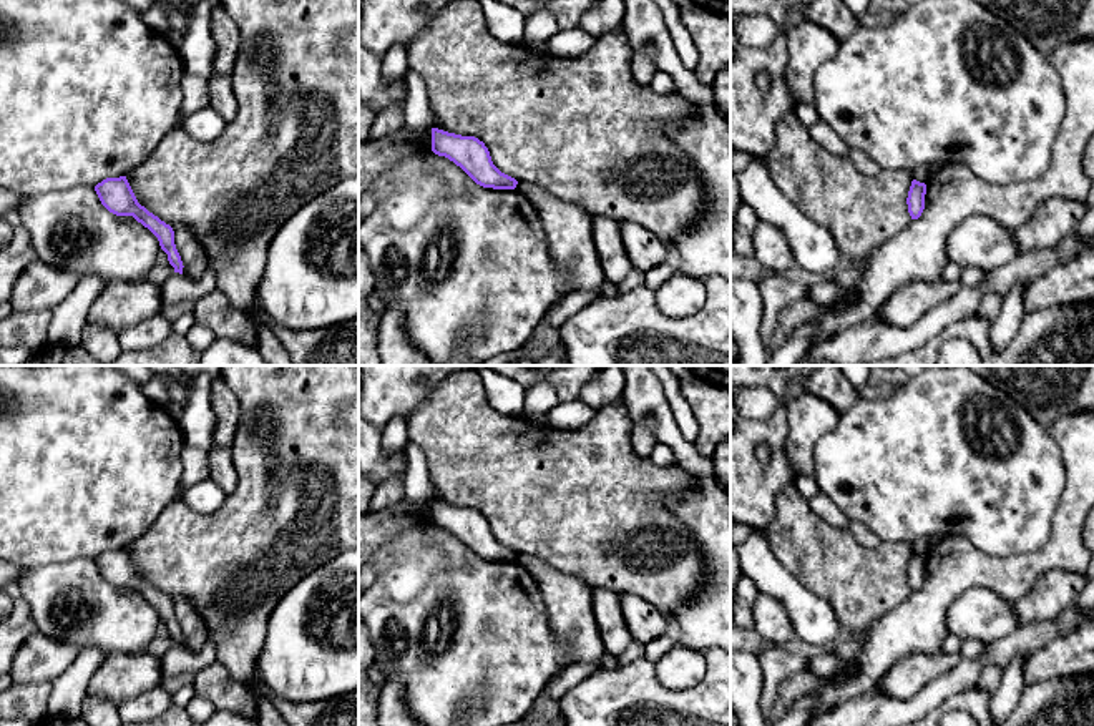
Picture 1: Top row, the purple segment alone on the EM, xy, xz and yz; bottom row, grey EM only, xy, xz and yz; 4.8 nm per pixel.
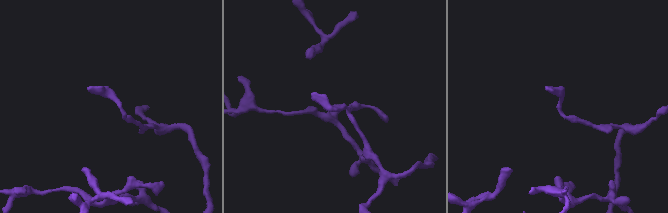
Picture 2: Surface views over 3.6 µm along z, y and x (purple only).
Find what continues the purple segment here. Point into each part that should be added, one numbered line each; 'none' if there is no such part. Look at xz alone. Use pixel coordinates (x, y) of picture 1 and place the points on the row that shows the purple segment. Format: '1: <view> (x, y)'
none

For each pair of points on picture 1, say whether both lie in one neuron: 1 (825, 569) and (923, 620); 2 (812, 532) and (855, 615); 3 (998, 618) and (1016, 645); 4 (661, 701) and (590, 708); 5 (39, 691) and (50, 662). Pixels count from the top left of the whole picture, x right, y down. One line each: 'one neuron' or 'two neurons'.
1: two neurons
2: one neuron
3: two neurons
4: one neuron
5: two neurons

